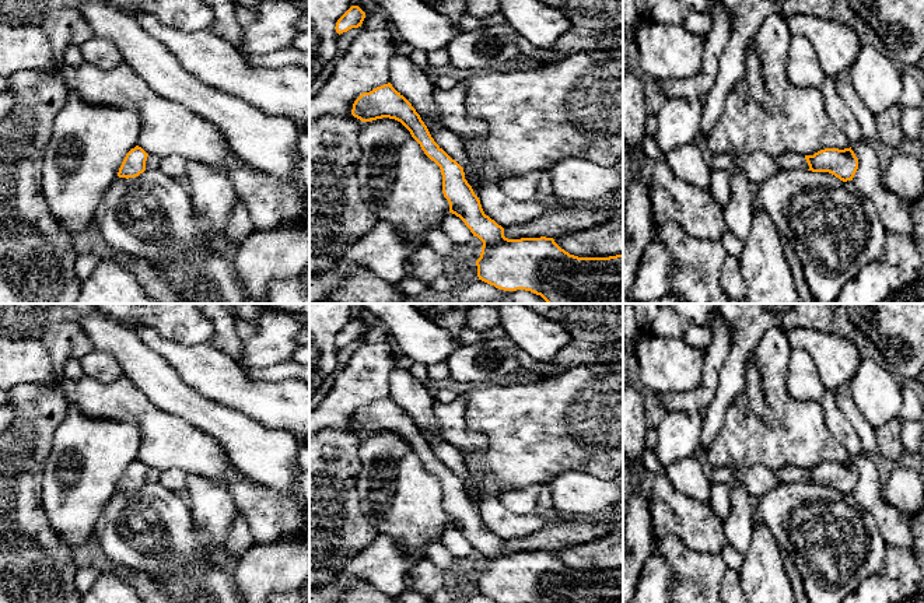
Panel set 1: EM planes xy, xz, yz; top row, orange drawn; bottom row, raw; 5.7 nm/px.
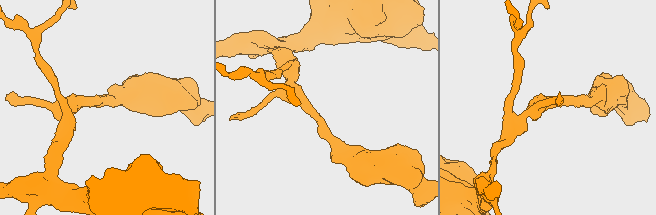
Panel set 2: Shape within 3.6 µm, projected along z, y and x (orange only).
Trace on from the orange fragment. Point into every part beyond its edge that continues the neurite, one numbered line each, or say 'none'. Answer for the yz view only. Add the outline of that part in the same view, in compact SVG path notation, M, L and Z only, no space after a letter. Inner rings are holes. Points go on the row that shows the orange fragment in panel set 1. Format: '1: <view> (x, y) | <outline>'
none

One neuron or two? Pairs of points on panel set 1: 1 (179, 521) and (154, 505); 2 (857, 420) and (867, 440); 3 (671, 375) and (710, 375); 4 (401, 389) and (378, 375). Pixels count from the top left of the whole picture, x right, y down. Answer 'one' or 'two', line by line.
1: one
2: one
3: two
4: two

